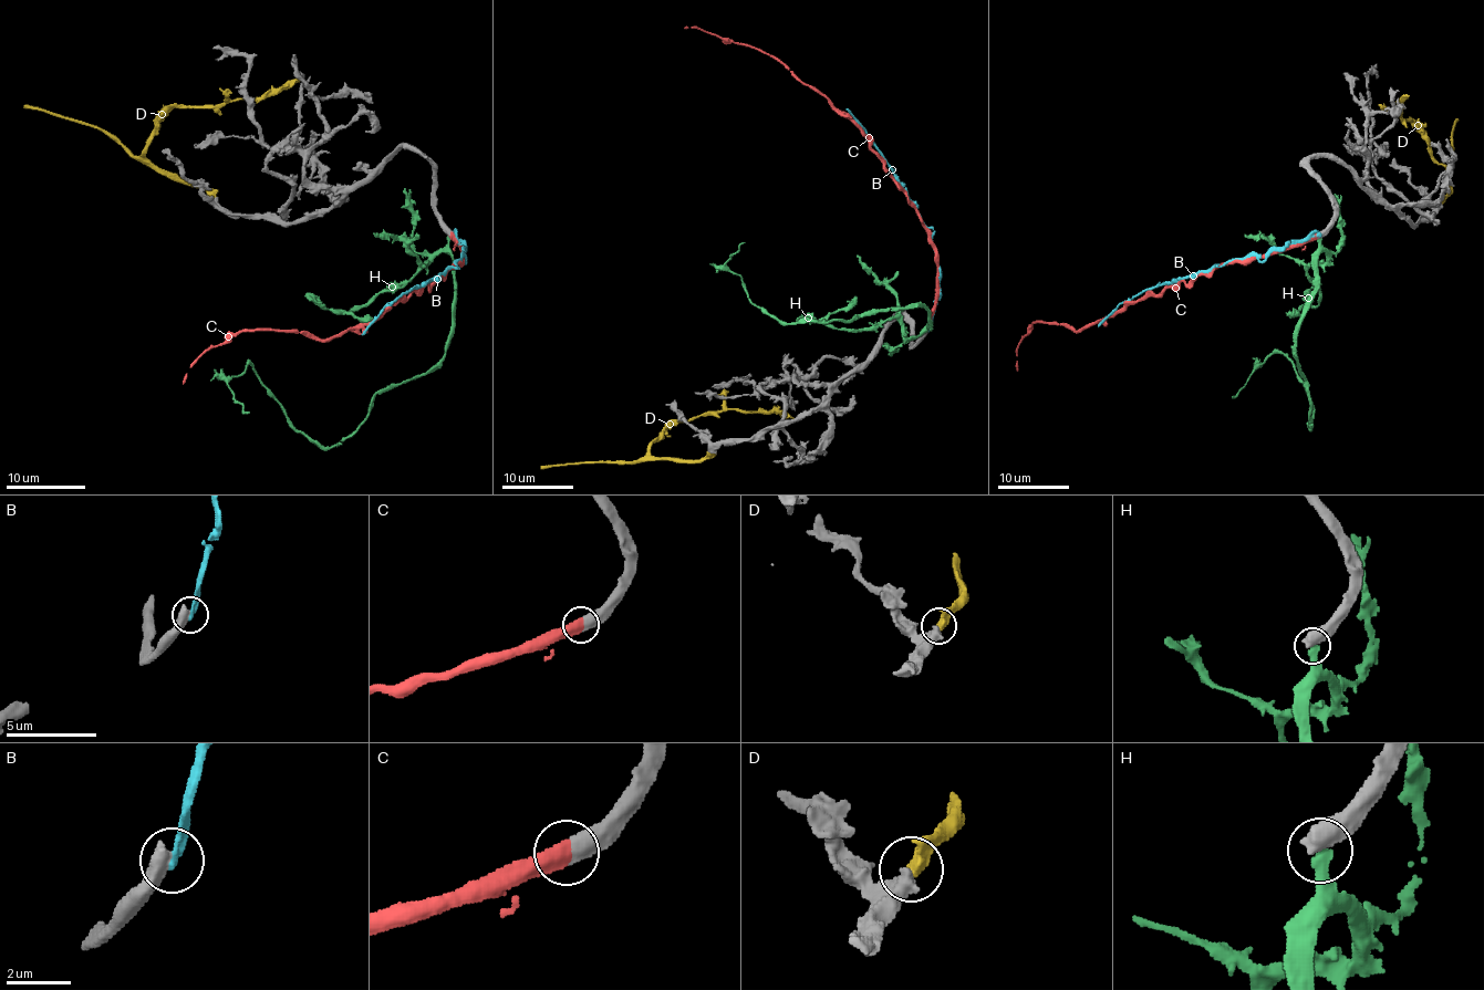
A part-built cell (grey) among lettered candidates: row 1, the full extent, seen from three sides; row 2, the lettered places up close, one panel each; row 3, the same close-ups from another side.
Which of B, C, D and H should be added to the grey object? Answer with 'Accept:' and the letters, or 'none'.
Accept: C, D

